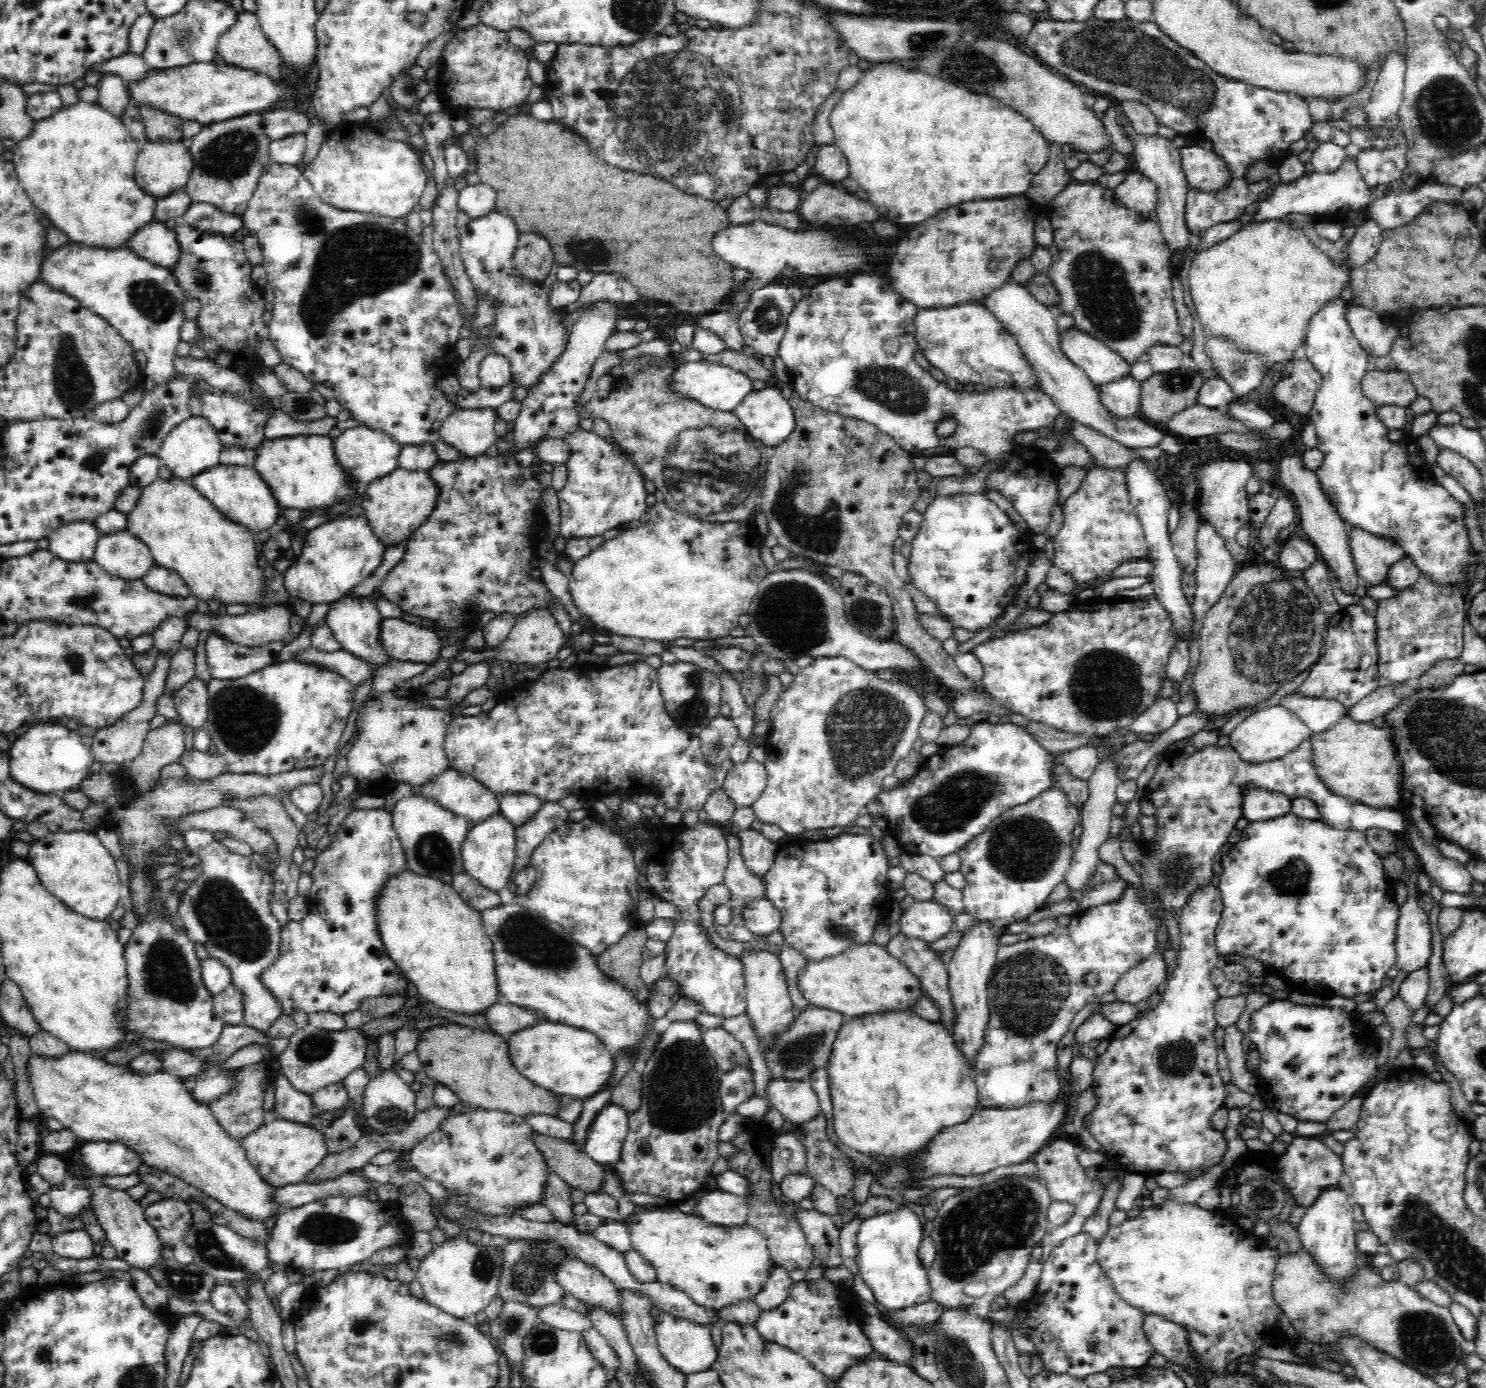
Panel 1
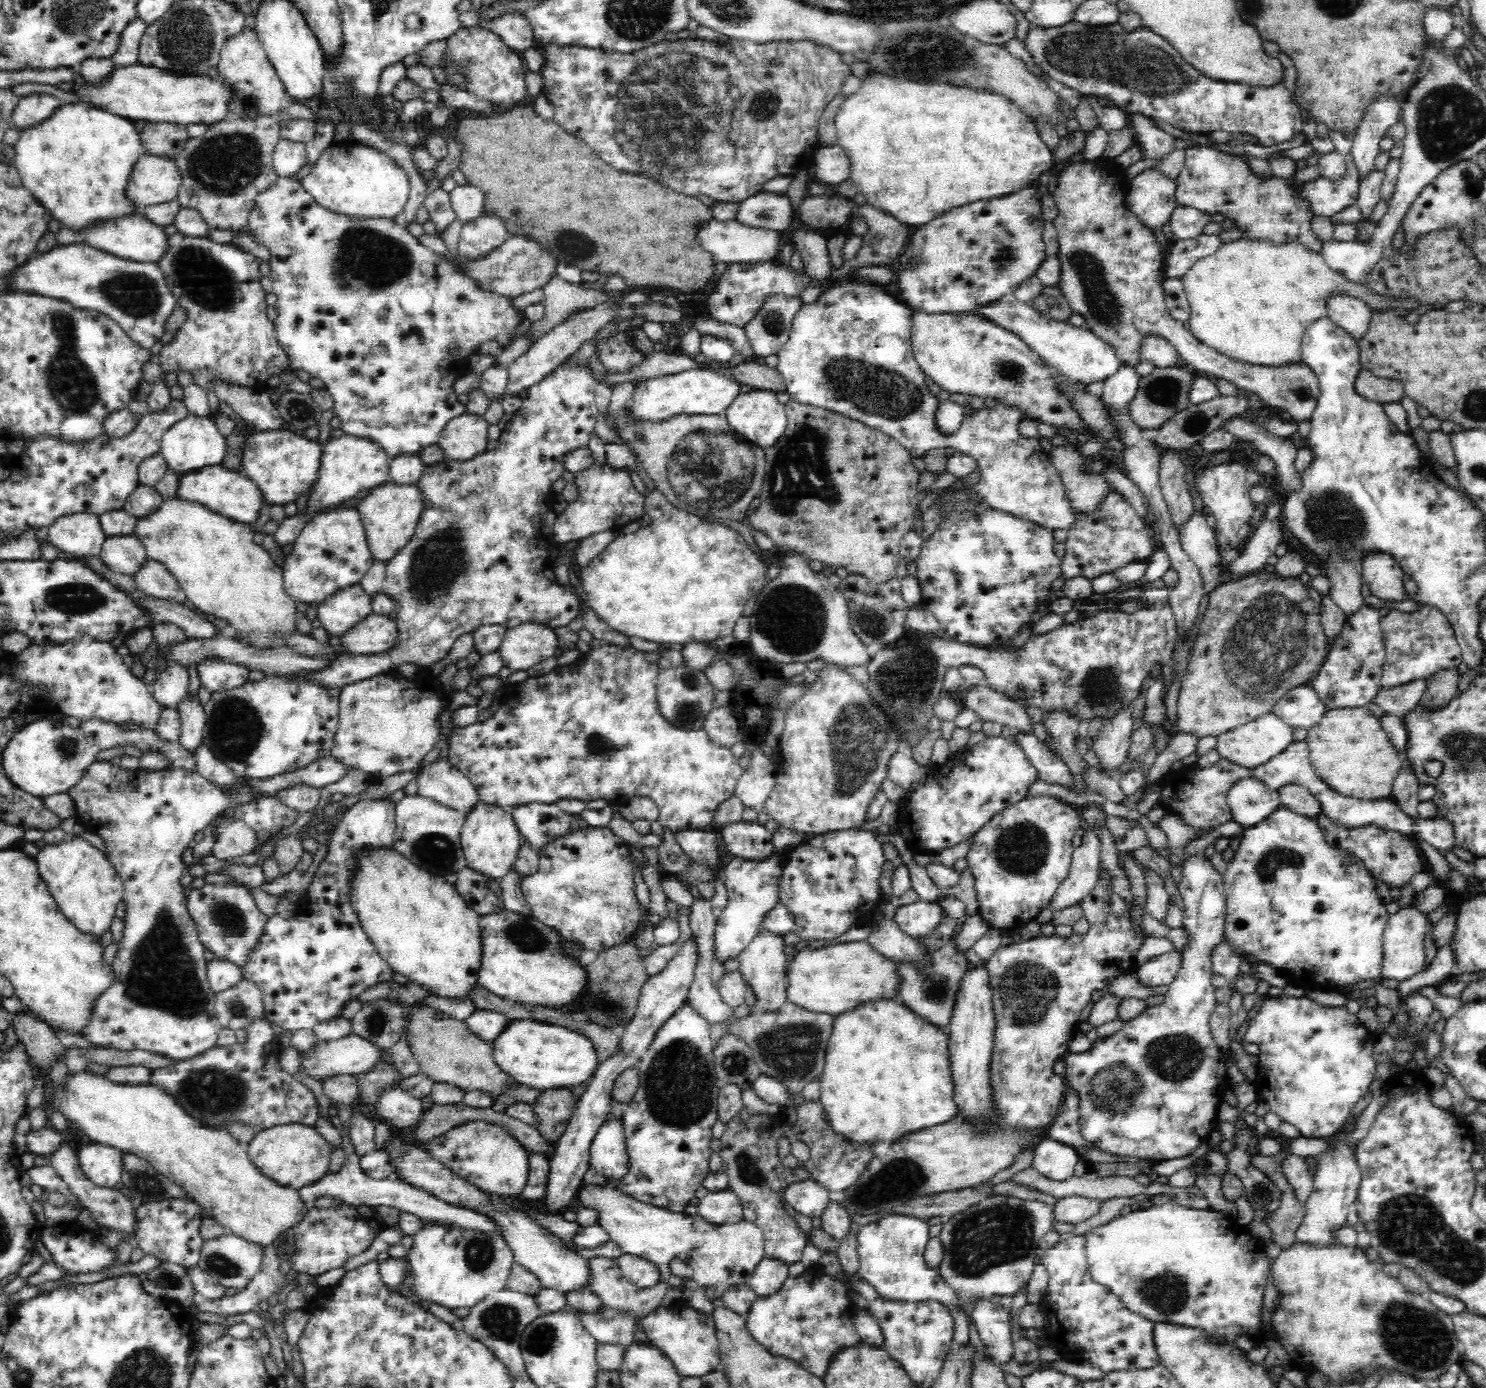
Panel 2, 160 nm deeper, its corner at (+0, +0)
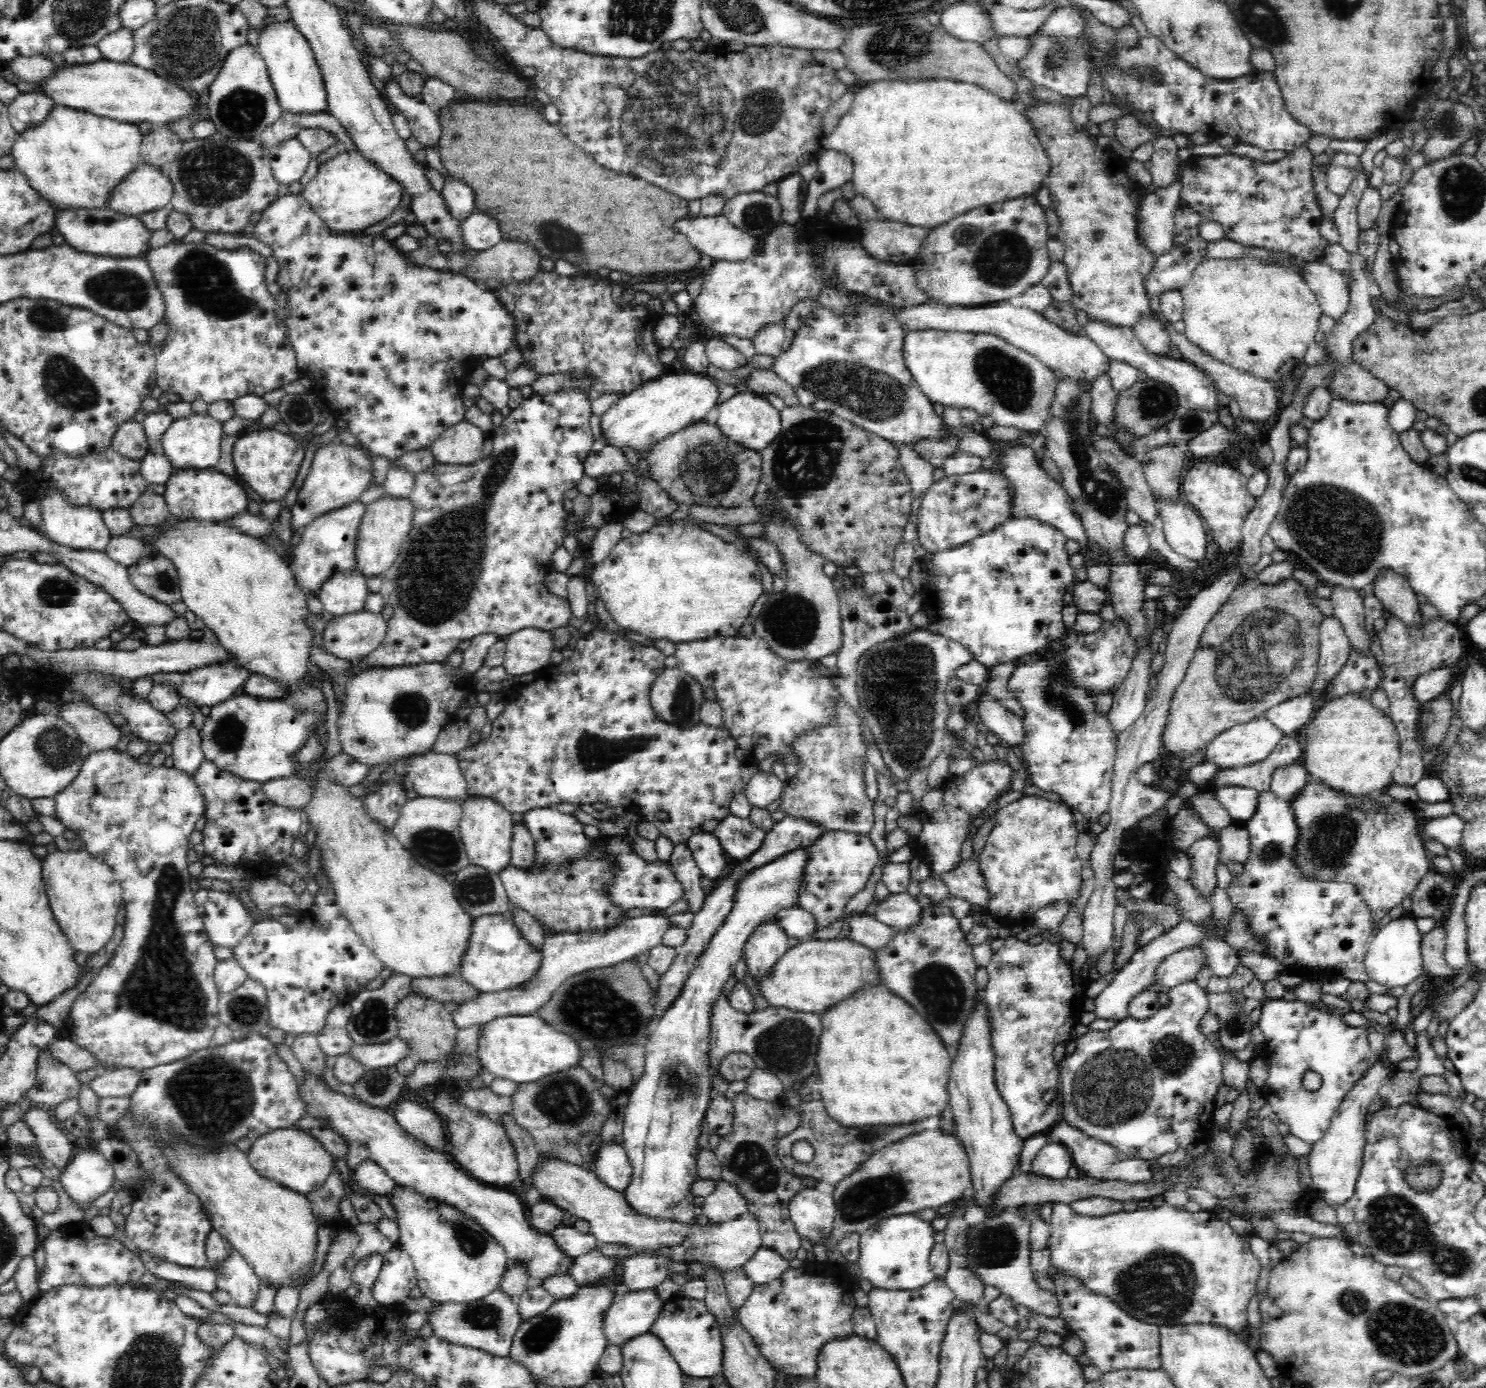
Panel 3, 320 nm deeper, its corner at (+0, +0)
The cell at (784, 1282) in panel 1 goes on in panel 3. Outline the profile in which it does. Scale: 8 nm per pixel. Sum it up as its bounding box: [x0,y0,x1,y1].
[743,1245,789,1284]

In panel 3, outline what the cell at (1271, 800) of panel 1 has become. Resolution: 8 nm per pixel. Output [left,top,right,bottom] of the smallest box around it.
[1216,786,1258,823]

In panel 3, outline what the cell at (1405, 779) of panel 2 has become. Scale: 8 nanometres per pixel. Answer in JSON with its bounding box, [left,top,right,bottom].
[1379,616,1465,786]

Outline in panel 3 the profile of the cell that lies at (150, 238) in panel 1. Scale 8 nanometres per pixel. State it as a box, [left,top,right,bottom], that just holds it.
[54,206,152,258]

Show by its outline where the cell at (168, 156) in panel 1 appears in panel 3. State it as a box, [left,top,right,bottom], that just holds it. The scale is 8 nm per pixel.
[106,164,172,217]

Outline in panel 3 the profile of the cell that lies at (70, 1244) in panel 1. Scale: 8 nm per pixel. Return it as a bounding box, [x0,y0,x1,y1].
[37,1228,174,1297]

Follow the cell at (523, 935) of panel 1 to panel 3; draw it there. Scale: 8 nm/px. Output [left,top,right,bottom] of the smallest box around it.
[459,914,542,993]

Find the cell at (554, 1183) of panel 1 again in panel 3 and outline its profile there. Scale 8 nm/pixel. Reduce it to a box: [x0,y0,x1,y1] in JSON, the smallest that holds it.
[497,1112,540,1182]

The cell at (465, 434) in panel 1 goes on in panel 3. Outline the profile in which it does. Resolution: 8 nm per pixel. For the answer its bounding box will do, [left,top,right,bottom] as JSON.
[428,421,484,465]

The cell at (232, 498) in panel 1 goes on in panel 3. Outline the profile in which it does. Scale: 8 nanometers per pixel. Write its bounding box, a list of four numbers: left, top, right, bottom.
[164,469,249,521]

